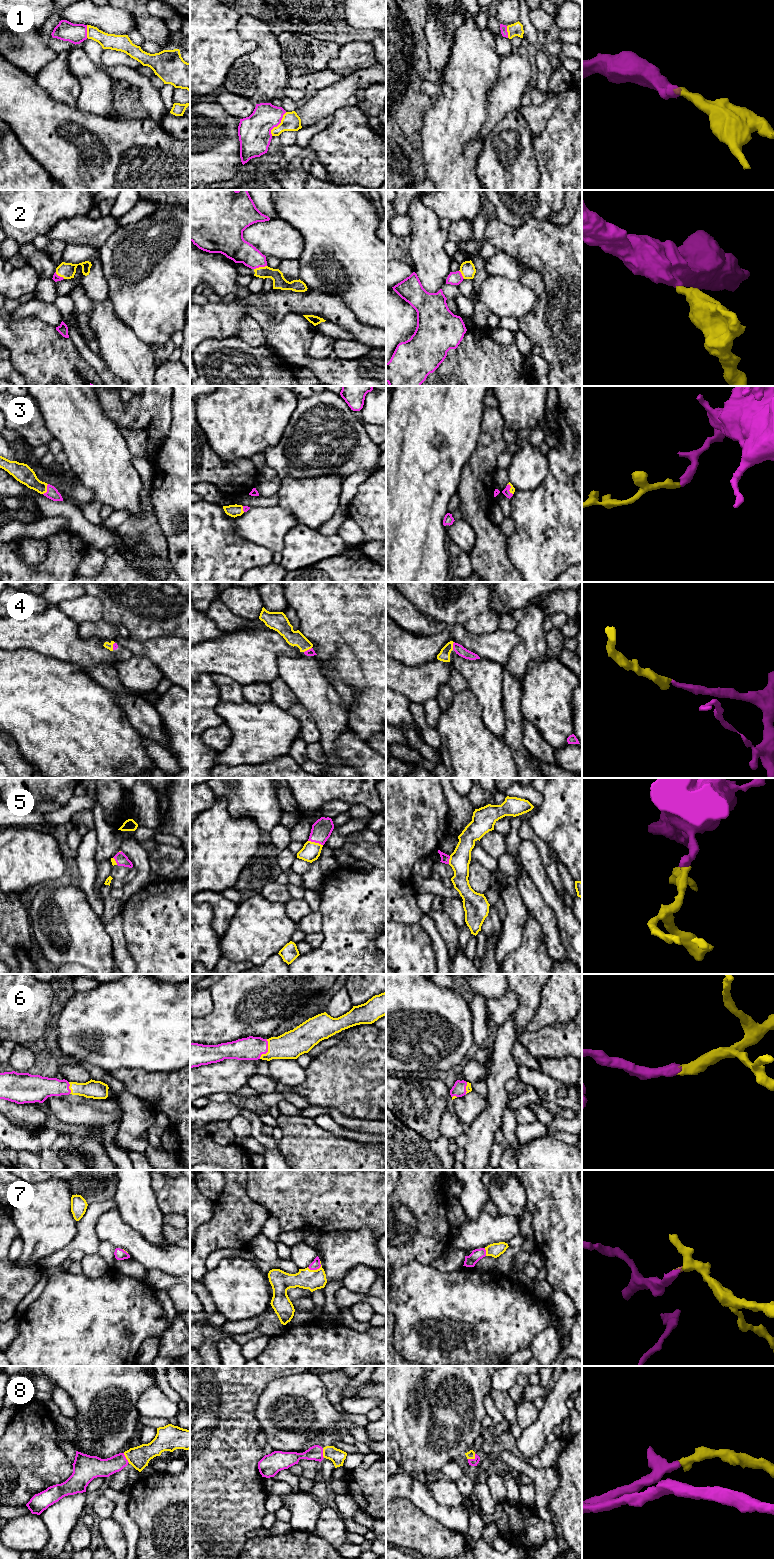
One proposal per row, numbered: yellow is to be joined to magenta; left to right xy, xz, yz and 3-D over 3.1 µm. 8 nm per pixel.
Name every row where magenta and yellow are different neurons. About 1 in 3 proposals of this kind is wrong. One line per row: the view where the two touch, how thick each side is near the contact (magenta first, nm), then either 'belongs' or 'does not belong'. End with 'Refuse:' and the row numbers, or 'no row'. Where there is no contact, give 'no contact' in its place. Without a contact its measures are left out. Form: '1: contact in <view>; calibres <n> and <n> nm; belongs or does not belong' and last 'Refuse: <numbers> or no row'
1: contact in xz; calibres 260 and 150 nm; belongs
2: contact in xz; calibres 190 and 110 nm; belongs
3: contact in xy; calibres 100 and 150 nm; belongs
4: contact in xz; calibres 60 and 130 nm; belongs
5: contact in xz; calibres 160 and 150 nm; belongs
6: contact in xz; calibres 190 and 220 nm; belongs
7: contact in xz; calibres 70 and 160 nm; belongs
8: contact in yz; calibres 60 and 60 nm; belongs
Refuse: no row

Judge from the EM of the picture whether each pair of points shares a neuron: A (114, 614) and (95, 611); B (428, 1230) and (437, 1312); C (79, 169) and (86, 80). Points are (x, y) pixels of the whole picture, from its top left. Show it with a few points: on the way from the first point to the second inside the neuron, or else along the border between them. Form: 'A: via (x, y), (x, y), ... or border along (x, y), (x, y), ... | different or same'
A: border along (87, 594), (99, 599), (103, 618) | different
B: border along (428, 1264), (410, 1261), (405, 1265) | different
C: border along (76, 106), (83, 111), (107, 117) | different

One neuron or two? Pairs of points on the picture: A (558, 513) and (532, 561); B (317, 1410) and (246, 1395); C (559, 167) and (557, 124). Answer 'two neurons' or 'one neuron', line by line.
A: one neuron
B: two neurons
C: one neuron

